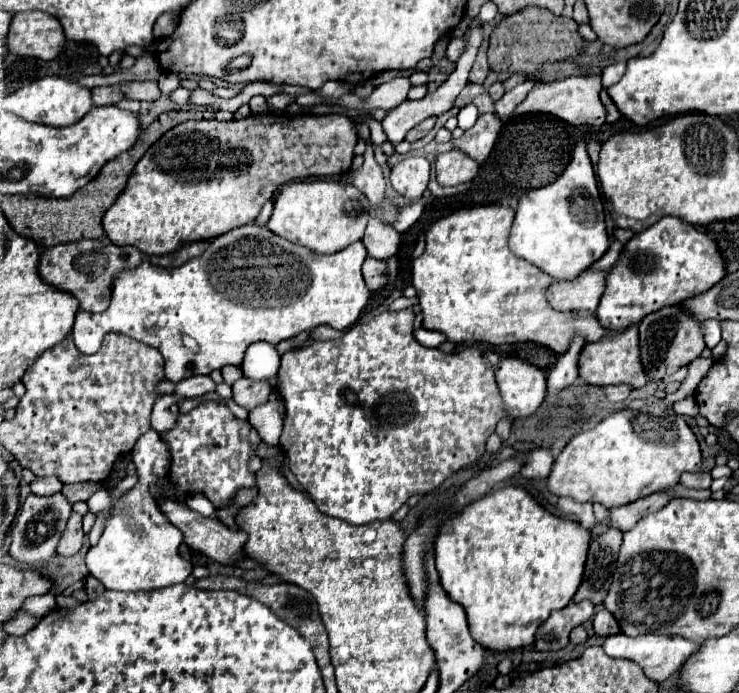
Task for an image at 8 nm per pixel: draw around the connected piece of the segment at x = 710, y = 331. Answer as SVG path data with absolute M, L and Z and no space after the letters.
M706 320L706 322L702 322L702 324L700 324L700 330L702 330L704 342L706 342L706 346L708 346L710 350L722 340L720 322L718 322L718 320Z

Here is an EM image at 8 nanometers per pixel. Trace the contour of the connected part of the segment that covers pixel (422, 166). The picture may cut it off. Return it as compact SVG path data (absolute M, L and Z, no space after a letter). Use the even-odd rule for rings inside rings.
M410 156L396 164L390 174L394 190L410 200L416 200L424 194L430 180L430 162L422 156Z

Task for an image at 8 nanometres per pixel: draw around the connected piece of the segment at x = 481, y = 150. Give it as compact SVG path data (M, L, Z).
M482 114L478 122L464 132L462 138L453 139L454 145L482 164L494 148L500 126L502 122L496 114Z

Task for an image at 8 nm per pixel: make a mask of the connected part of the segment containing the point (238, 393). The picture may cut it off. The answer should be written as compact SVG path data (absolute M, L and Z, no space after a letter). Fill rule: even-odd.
M240 378L238 382L234 382L232 388L234 388L234 402L246 410L264 404L272 392L266 380L250 380L250 378Z

